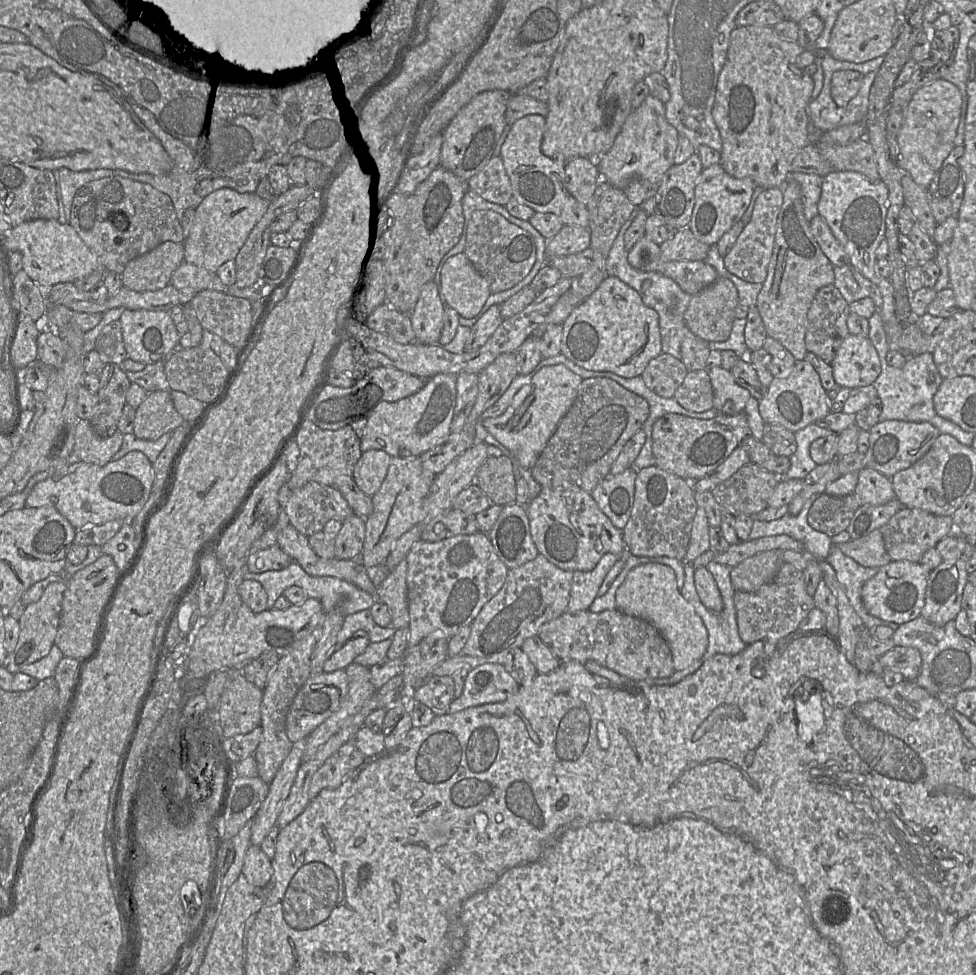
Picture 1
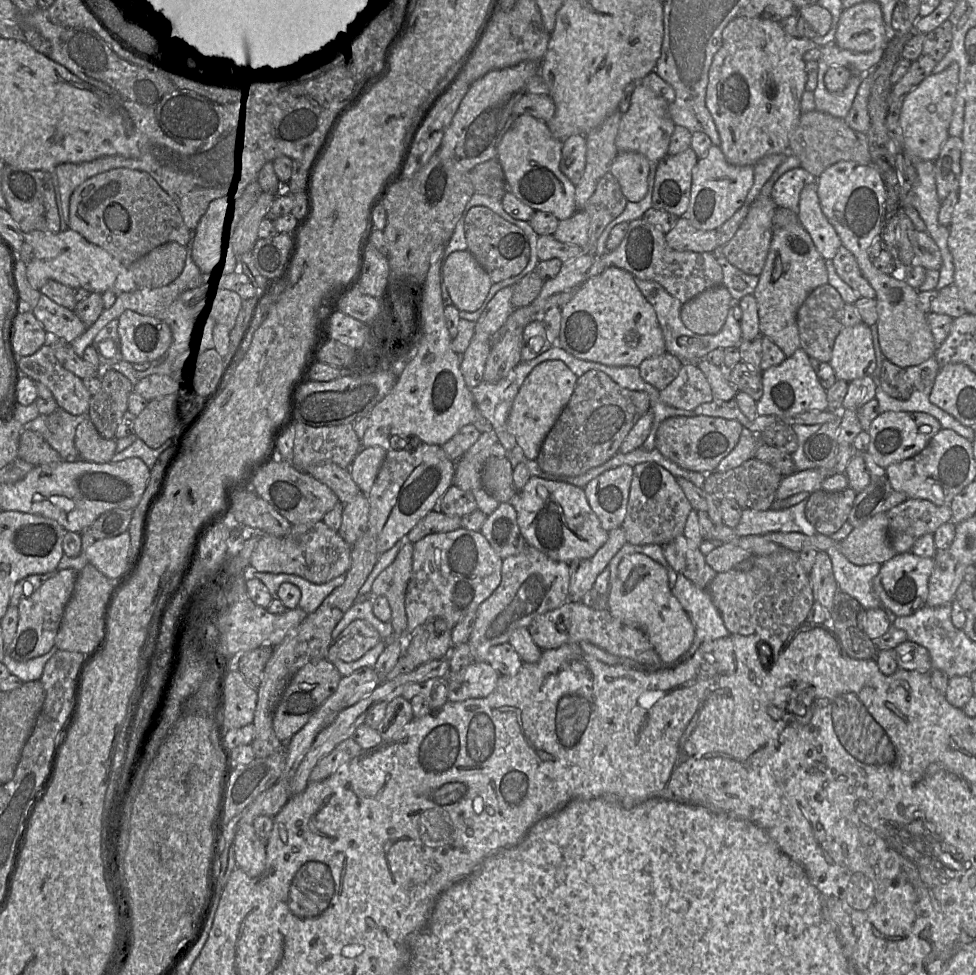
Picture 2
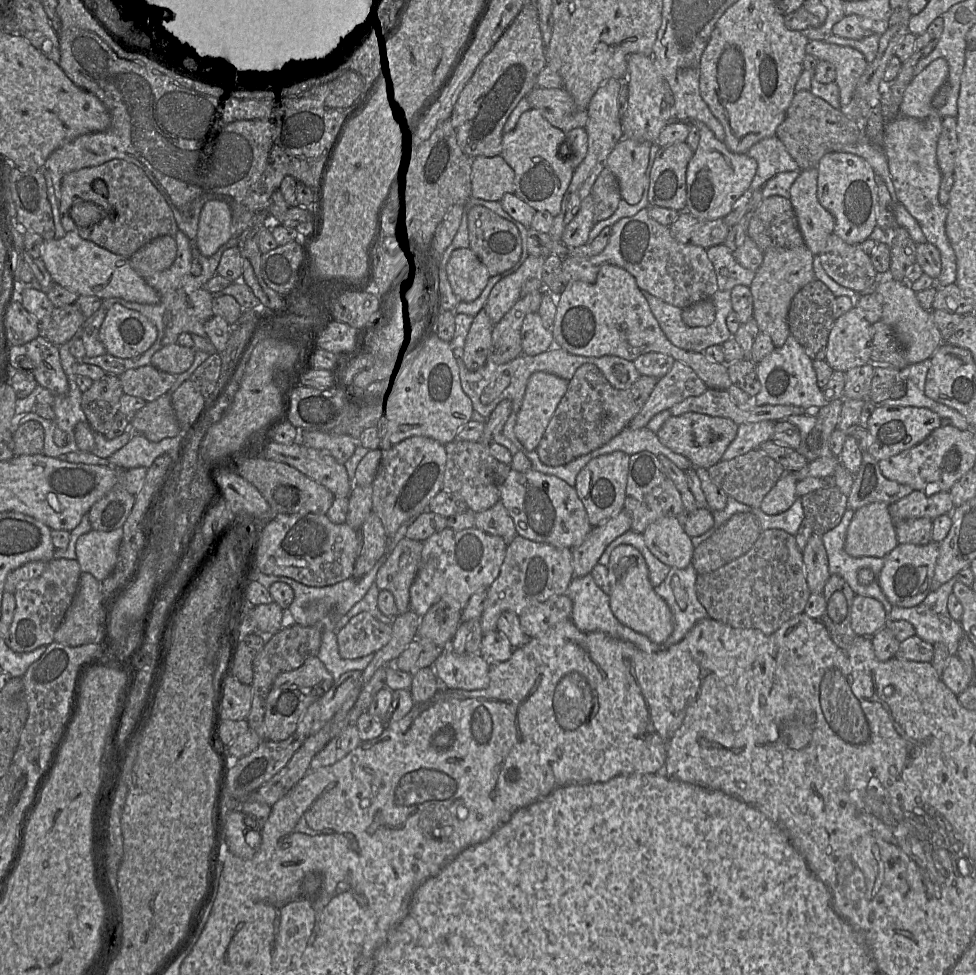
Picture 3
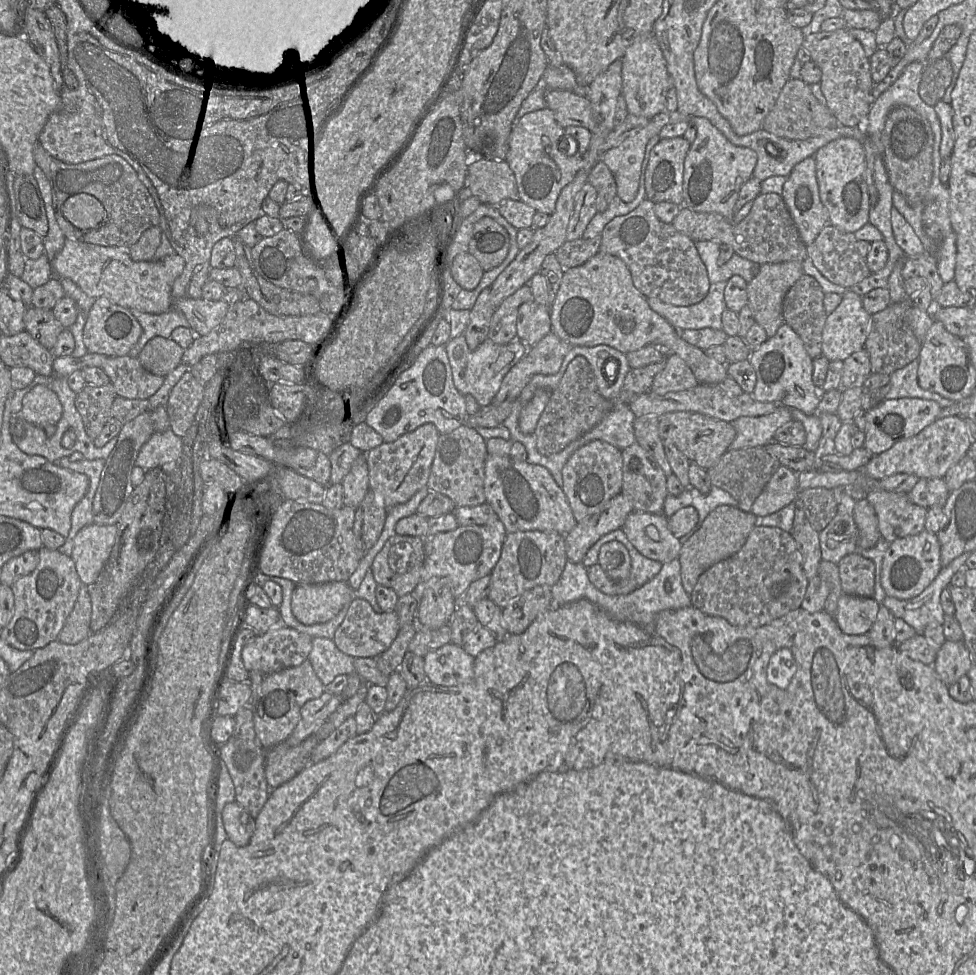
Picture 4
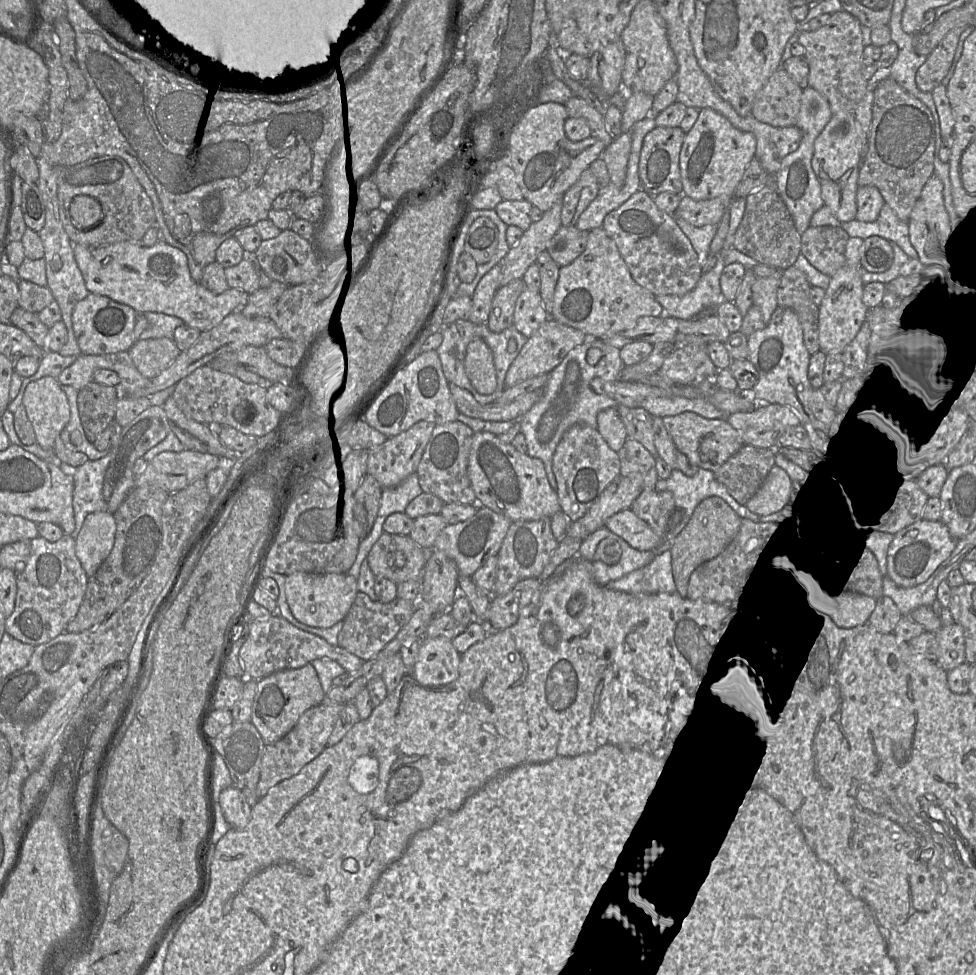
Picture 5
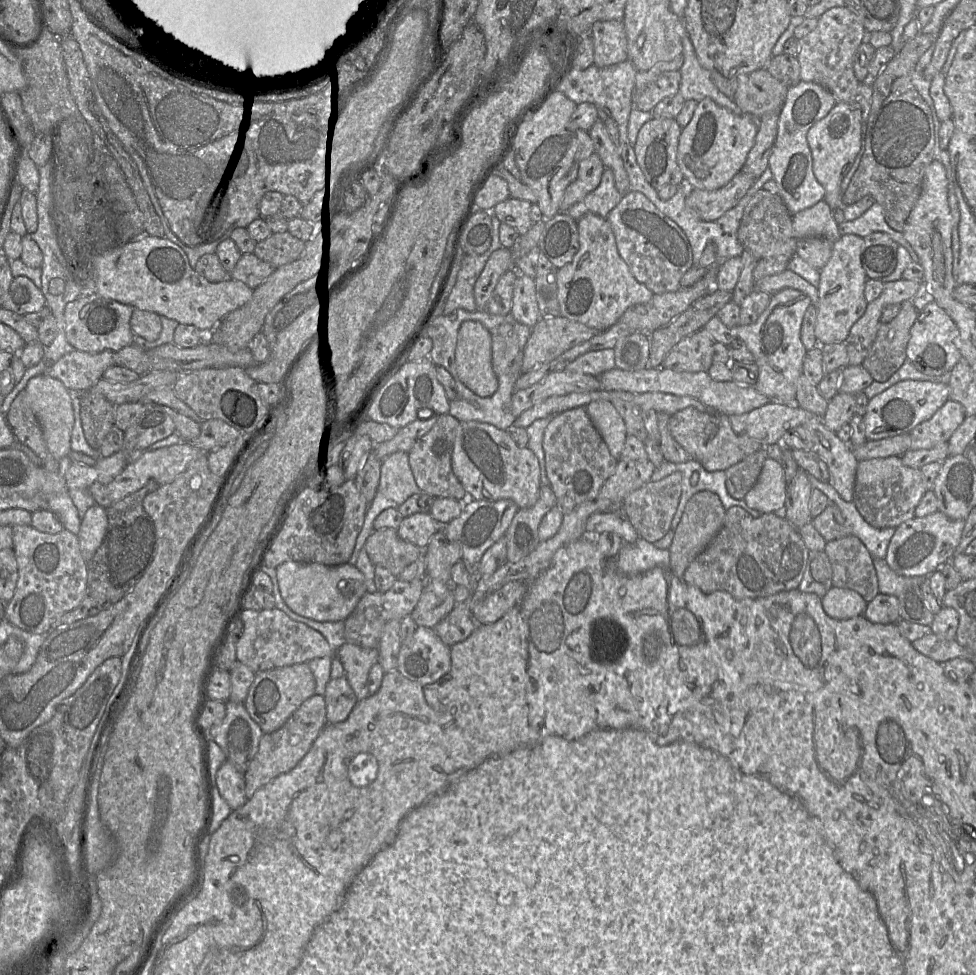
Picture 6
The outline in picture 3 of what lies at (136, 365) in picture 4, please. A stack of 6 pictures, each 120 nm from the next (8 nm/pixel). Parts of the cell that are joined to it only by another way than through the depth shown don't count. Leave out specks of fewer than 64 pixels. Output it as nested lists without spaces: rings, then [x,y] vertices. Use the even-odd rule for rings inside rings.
[[[145,365],[129,369],[118,376],[125,394],[140,397],[146,402],[165,394],[175,383],[176,375]]]

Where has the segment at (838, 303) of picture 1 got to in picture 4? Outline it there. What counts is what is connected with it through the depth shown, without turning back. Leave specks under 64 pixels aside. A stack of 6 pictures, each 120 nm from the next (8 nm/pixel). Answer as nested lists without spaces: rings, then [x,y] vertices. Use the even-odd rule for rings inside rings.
[[[803,274],[787,291],[783,299],[783,318],[803,341],[809,356],[814,359],[822,355],[822,333],[827,319],[824,308],[825,292],[815,278]]]

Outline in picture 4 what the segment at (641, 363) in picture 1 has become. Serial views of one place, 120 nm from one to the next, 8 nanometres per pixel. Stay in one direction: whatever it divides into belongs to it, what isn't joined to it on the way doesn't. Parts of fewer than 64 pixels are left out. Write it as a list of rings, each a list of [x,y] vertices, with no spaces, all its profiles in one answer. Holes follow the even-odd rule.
[[[599,251],[585,263],[564,270],[556,298],[550,307],[550,319],[552,331],[572,346],[591,347],[603,344],[627,354],[647,345],[654,345],[668,354],[680,356],[699,383],[721,384],[728,377],[727,364],[716,361],[704,350],[683,340],[666,319],[650,308],[646,296],[635,287],[627,265],[620,258],[609,253]]]

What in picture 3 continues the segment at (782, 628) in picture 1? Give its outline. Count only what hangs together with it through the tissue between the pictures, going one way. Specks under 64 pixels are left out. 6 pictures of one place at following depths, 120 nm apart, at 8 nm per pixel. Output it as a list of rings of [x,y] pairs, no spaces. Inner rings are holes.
[[[780,529],[762,530],[747,553],[715,571],[698,575],[695,591],[710,618],[734,628],[757,629],[764,634],[774,633],[786,621],[803,613],[811,594],[802,552],[797,546],[795,536]]]

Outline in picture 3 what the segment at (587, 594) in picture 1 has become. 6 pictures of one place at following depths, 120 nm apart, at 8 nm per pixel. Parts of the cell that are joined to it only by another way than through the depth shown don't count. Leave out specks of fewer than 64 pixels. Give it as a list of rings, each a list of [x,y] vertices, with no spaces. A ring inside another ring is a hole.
[[[622,510],[602,524],[592,527],[584,541],[571,549],[573,577],[590,574],[606,547],[631,529],[631,517]]]

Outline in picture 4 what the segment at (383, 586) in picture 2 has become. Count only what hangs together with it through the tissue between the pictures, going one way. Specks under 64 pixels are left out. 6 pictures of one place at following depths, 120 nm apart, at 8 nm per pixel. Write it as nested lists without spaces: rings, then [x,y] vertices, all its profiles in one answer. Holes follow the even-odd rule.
[[[395,534],[386,541],[370,568],[377,584],[393,589],[401,597],[419,583],[424,559],[423,537]]]

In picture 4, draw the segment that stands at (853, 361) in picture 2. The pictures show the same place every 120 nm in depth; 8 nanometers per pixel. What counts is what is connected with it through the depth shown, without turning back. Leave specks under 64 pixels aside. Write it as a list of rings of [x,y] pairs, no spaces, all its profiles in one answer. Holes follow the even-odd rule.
[[[848,289],[842,294],[839,306],[827,315],[822,333],[822,355],[829,361],[844,361],[852,353],[865,347],[870,332],[871,315],[865,310],[862,297]]]

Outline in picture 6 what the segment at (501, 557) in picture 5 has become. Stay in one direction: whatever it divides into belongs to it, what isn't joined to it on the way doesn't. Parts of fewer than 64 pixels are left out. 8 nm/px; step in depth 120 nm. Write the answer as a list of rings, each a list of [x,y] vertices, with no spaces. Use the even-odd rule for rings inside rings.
[[[541,485],[537,502],[529,508],[517,511],[504,535],[507,562],[518,562],[538,547],[541,543],[538,537],[539,525],[545,515],[556,506],[557,498],[551,486]]]

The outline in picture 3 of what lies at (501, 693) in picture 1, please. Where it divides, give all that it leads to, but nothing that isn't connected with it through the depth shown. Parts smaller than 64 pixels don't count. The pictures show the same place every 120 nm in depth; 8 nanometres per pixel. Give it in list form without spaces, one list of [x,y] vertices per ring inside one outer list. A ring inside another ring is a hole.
[[[445,648],[432,668],[447,689],[481,690],[490,682],[489,664],[479,654],[458,655]]]

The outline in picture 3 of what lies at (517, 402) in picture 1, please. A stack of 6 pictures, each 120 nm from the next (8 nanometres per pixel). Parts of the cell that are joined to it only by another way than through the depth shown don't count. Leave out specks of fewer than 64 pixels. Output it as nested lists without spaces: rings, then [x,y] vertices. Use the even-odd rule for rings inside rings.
[[[542,371],[530,376],[514,426],[517,439],[528,451],[537,449],[568,384],[569,381]]]

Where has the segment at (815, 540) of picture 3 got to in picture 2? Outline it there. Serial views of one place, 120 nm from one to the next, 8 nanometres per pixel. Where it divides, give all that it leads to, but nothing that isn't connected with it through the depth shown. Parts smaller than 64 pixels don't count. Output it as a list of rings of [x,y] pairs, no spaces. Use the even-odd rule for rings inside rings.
[[[817,552],[814,565],[808,576],[814,601],[822,605],[829,613],[839,587],[834,578],[832,563],[827,552]]]

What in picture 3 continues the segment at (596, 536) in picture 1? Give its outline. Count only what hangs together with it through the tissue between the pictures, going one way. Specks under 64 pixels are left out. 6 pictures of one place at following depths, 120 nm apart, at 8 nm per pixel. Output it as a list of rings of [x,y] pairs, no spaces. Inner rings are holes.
[[[533,469],[523,472],[510,470],[498,489],[499,501],[512,518],[519,536],[557,548],[572,549],[579,546],[592,529],[576,489],[553,475]]]

